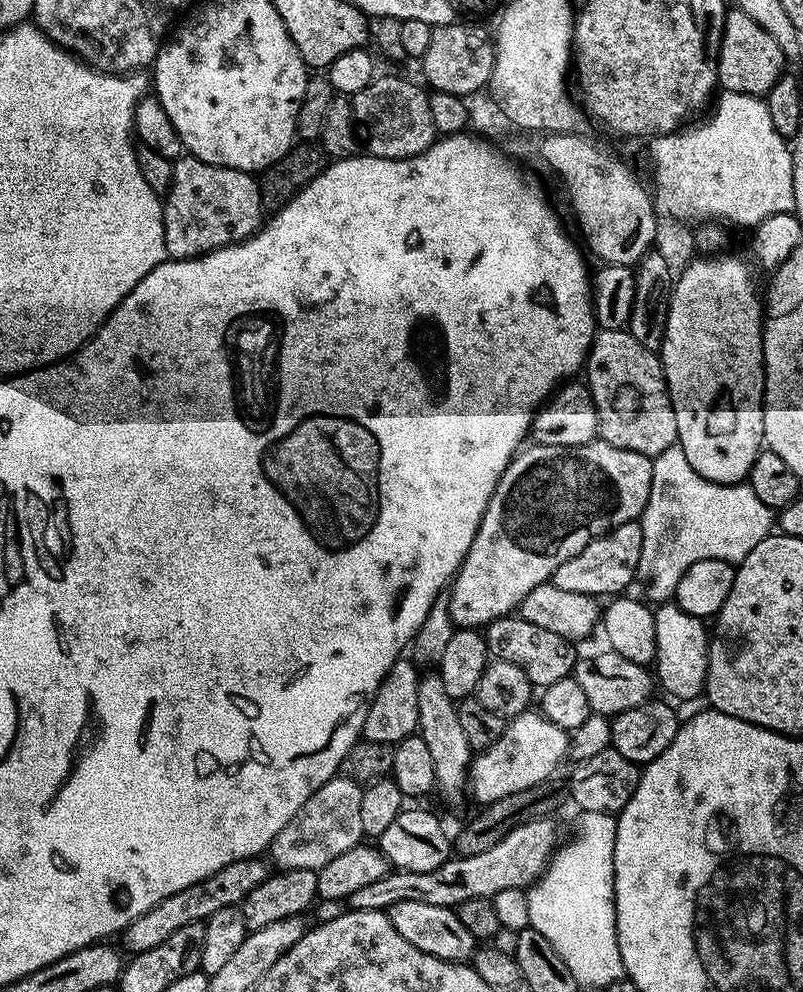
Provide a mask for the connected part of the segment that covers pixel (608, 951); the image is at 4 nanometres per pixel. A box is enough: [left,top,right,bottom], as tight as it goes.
[527,812,622,972]

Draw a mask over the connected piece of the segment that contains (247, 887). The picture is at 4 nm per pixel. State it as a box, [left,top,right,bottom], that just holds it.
[122,856,270,954]

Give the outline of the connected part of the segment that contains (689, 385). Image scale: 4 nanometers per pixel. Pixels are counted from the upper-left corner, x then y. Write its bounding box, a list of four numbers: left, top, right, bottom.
[658,254,766,484]

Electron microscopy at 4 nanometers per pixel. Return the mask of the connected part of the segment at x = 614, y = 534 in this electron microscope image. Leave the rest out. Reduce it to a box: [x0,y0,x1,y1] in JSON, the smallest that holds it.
[550,520,642,598]

